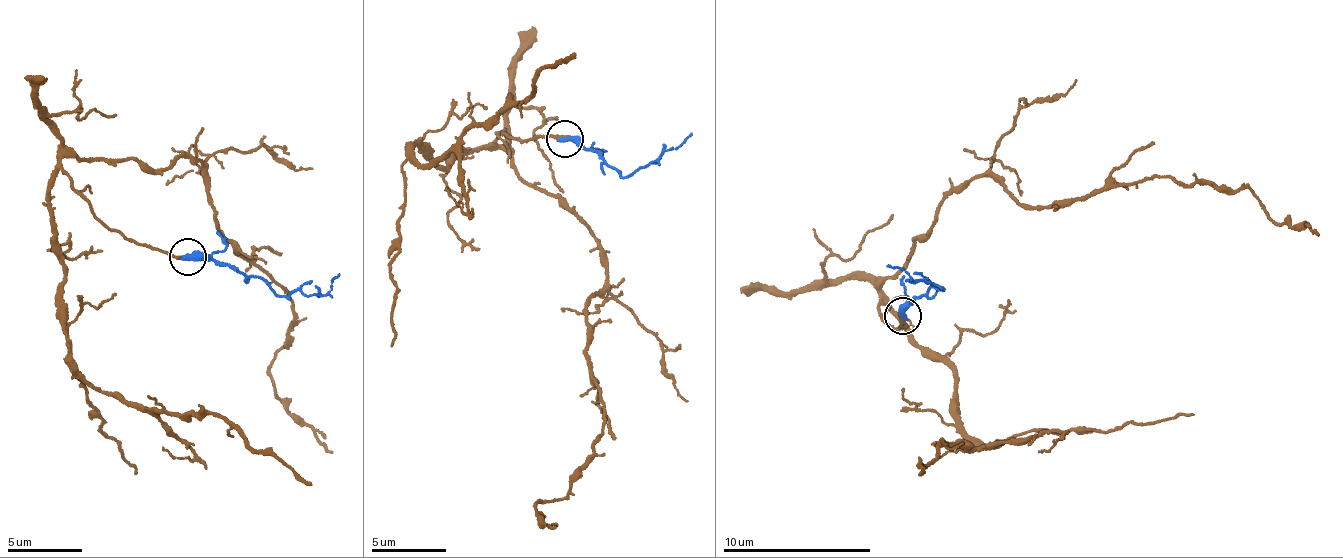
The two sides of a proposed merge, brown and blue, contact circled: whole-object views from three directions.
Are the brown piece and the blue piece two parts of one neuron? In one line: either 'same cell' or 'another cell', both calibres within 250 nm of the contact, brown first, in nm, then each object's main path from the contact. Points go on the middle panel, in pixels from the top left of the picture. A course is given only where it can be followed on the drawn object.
same cell | 190/480 nm | brown via (565, 137), (497, 133), (599, 241), (607, 288), (587, 307), (603, 434), (582, 477), (535, 504), (556, 526) | blue via (565, 137), (597, 154), (623, 175), (647, 167), (670, 149), (684, 142), (690, 133)

